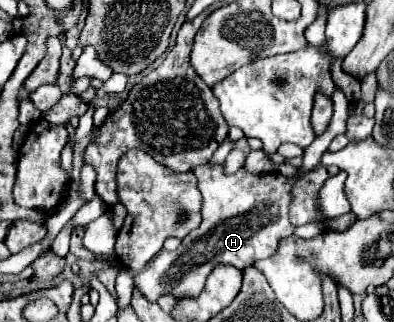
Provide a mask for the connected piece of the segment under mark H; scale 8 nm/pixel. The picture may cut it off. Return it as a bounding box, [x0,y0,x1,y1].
[134,165,294,303]

